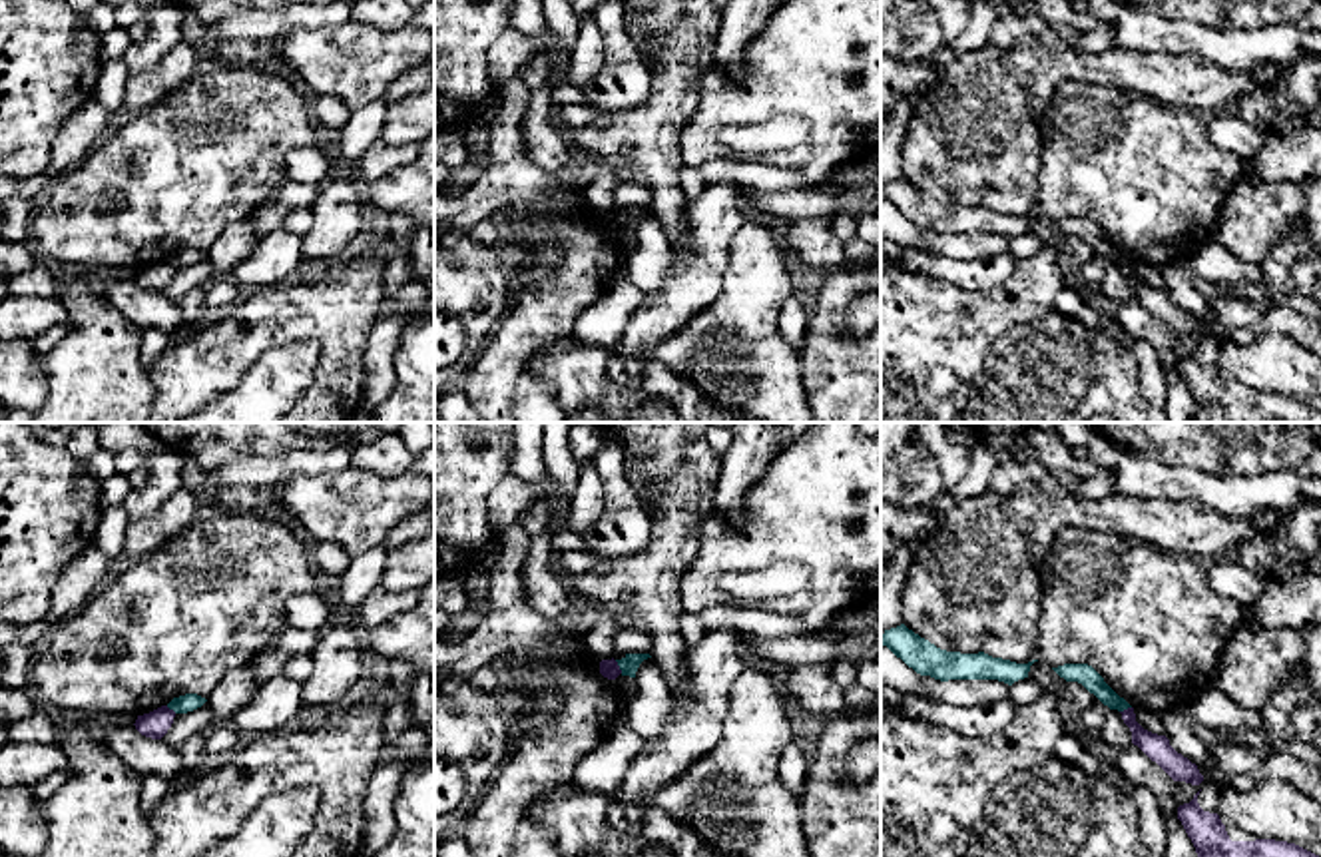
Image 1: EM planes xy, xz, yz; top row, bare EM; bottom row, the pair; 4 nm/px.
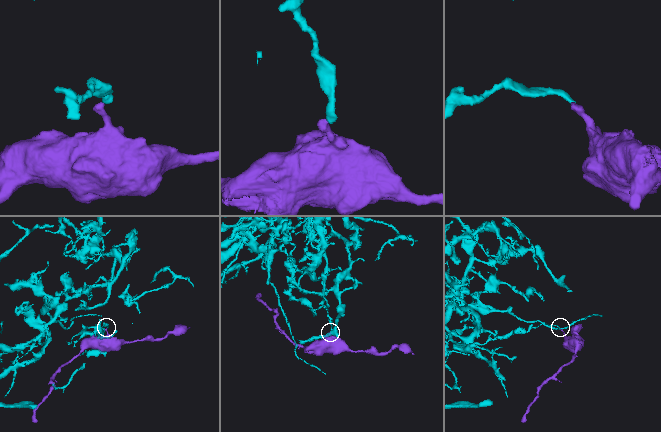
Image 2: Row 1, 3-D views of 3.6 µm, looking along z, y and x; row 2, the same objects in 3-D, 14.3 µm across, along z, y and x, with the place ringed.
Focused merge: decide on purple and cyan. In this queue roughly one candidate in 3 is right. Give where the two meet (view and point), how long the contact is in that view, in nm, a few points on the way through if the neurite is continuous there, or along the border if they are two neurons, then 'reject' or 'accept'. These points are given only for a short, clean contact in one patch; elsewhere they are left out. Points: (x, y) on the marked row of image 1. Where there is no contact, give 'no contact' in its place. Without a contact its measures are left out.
xz (618, 666) | 70 nm | along xz (614, 660), (622, 672) | reject

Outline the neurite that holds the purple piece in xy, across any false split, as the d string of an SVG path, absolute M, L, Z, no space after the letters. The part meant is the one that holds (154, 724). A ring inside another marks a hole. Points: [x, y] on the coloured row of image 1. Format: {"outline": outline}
{"outline": "M161 706L149 714L137 715L133 725L141 735L151 739L161 739L171 727L173 717L175 717L175 712L169 710L167 706Z"}

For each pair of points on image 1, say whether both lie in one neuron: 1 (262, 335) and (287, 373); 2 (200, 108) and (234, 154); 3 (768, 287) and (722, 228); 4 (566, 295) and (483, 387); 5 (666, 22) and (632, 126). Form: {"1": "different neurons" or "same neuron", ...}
{"1": "different neurons", "2": "same neuron", "3": "different neurons", "4": "same neuron", "5": "same neuron"}

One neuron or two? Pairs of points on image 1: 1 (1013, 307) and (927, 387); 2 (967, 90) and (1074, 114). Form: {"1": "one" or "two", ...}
{"1": "one", "2": "two"}

